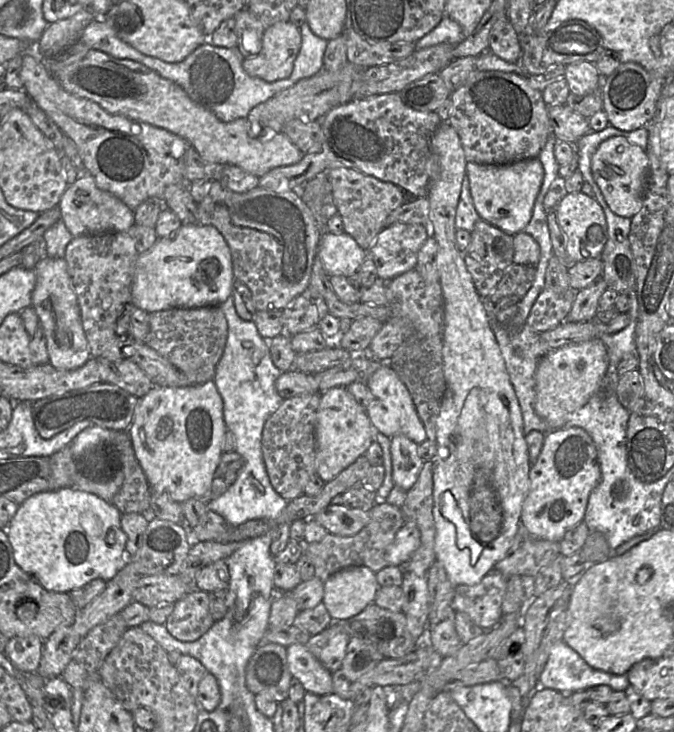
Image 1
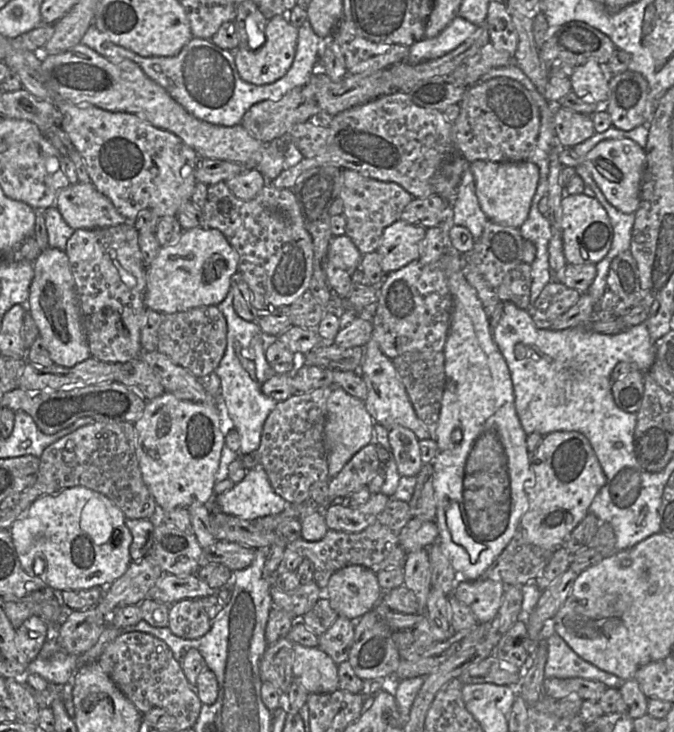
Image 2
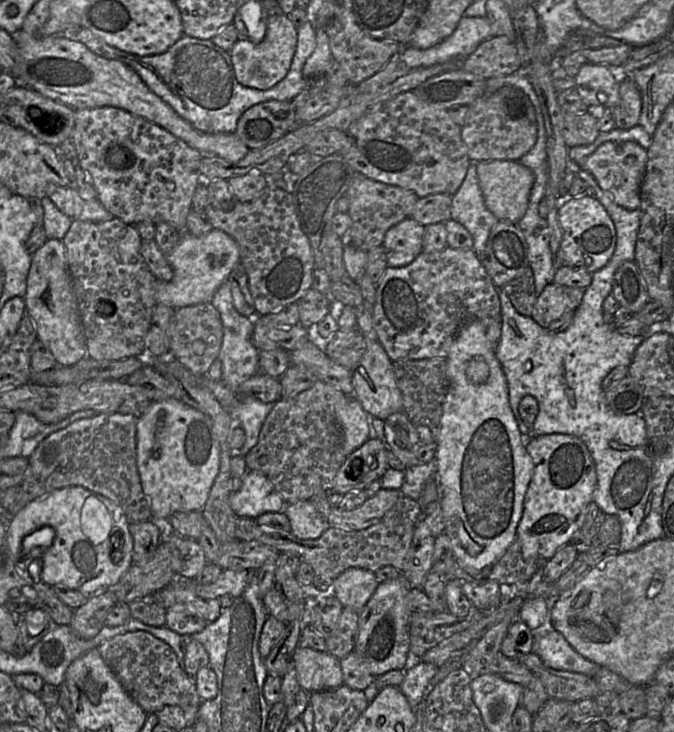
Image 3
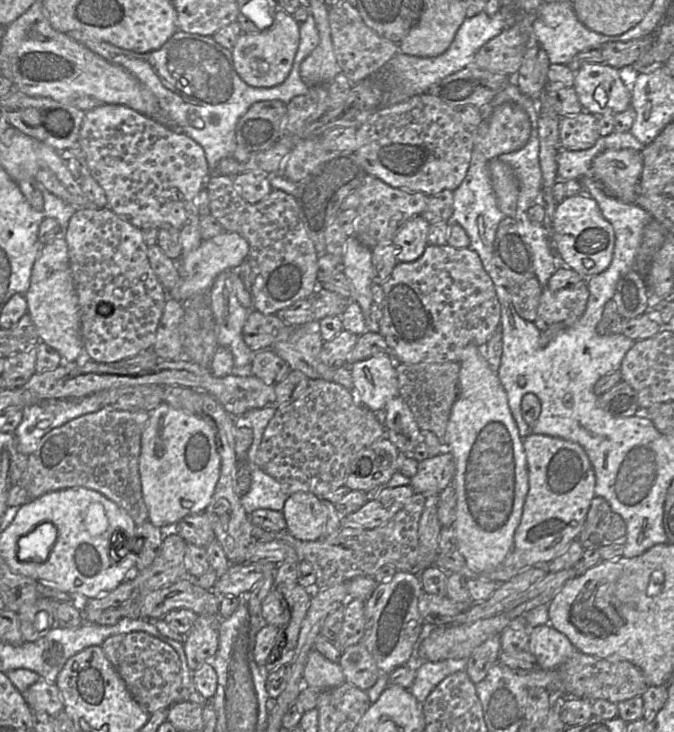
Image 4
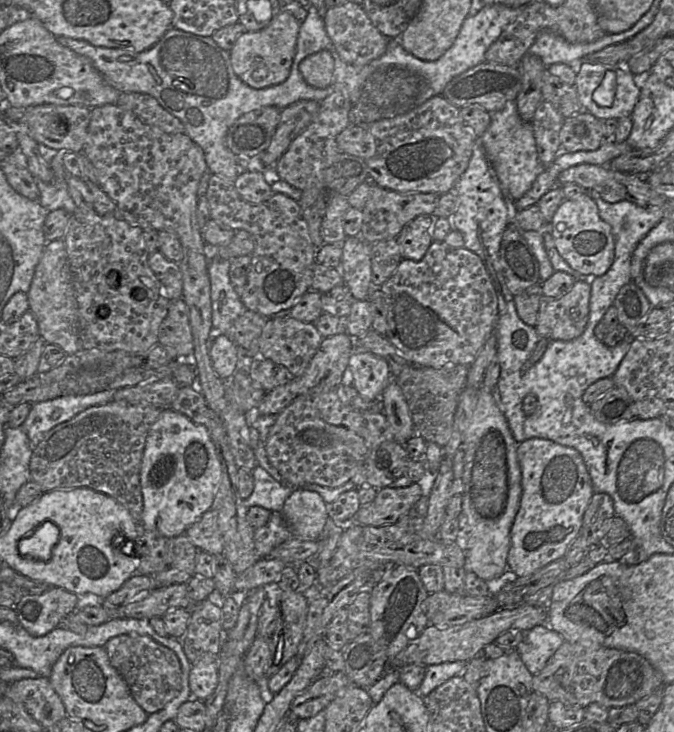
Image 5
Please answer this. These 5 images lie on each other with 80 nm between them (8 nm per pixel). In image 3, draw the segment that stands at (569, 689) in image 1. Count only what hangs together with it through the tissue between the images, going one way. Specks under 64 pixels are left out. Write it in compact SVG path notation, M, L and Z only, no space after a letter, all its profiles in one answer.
M553 628L540 634L535 640L535 651L543 664L555 670L580 673L593 677L599 665L581 656L564 638Z

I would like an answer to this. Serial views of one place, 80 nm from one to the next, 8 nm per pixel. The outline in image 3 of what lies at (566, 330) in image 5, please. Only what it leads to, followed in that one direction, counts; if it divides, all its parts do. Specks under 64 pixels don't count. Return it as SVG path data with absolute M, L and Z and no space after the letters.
M549 283L538 295L531 317L543 328L567 311L575 311L582 302L585 289Z

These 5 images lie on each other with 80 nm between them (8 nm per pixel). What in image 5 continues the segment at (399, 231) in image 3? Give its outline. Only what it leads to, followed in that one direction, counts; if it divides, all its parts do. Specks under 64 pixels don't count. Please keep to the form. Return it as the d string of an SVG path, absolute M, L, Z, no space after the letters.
M423 214L417 216L403 227L397 237L403 258L420 261L424 257L433 242L433 224L434 217Z

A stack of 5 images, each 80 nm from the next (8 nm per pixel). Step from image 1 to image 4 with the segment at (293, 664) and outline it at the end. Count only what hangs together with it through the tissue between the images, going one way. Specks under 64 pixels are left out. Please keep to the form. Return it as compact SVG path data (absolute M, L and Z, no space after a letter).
M315 649L308 654L303 671L304 686L333 689L345 682L340 663L335 663Z

